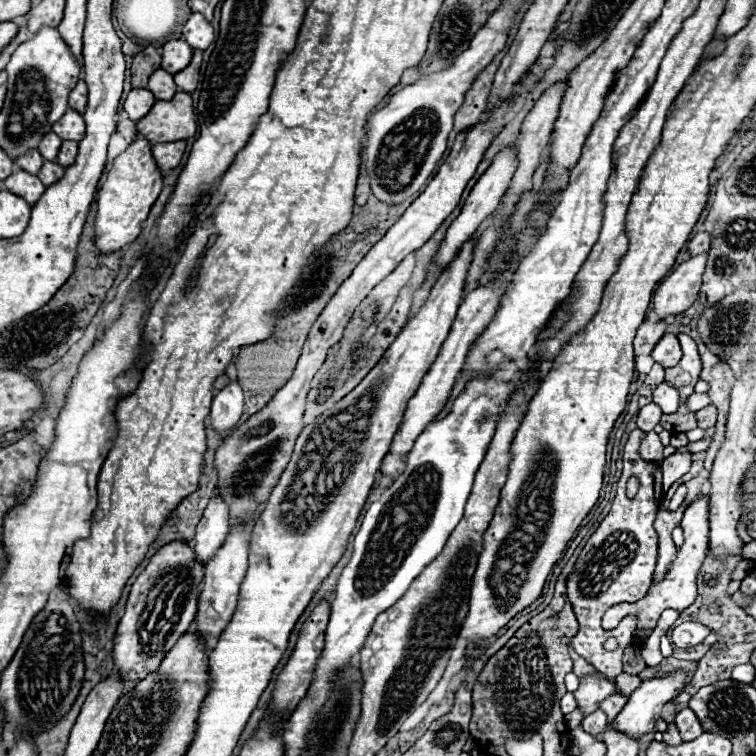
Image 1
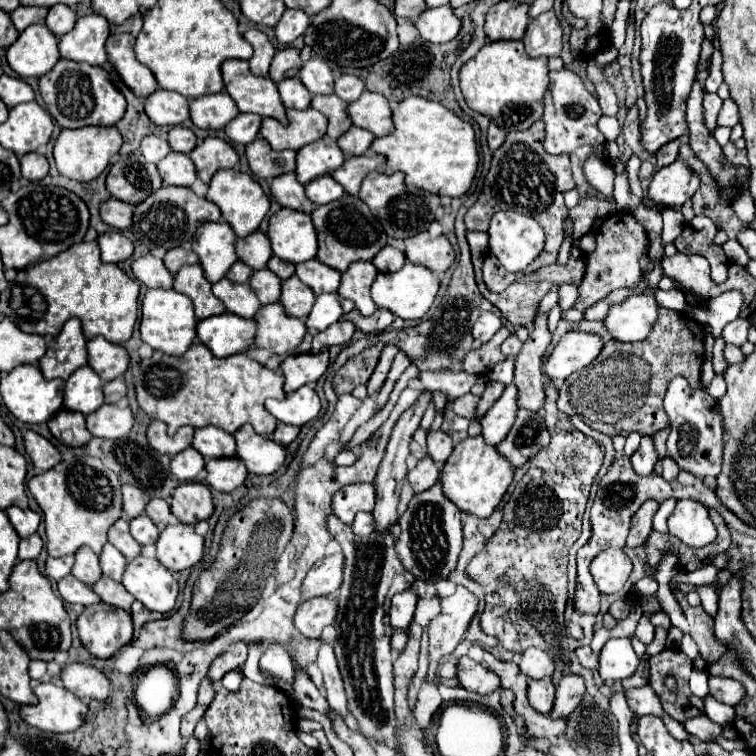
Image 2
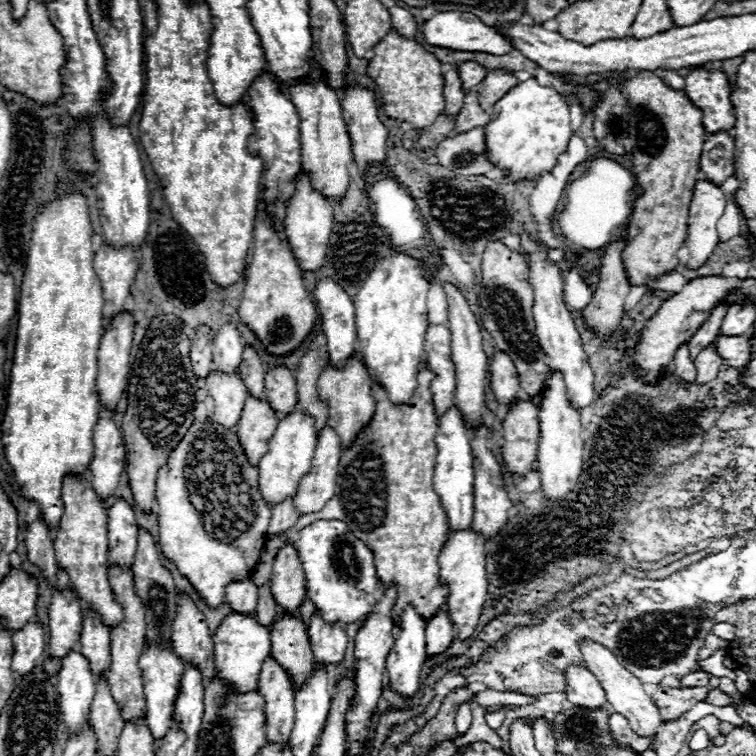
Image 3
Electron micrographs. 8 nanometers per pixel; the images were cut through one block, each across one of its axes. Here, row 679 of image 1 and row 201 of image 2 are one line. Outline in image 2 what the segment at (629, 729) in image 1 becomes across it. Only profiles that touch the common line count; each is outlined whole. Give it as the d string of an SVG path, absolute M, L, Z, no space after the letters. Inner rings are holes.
M676 160L670 166L660 168L648 188L648 206L682 206L694 196L700 186L700 176L686 166L682 160Z

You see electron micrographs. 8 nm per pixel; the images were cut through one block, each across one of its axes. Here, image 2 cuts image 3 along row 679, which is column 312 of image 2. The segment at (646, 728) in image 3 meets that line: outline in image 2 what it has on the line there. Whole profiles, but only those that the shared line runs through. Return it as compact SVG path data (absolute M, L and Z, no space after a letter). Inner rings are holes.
M314 596L302 602L294 616L294 626L310 638L320 638L322 628L332 624L338 614L338 600L330 596Z

